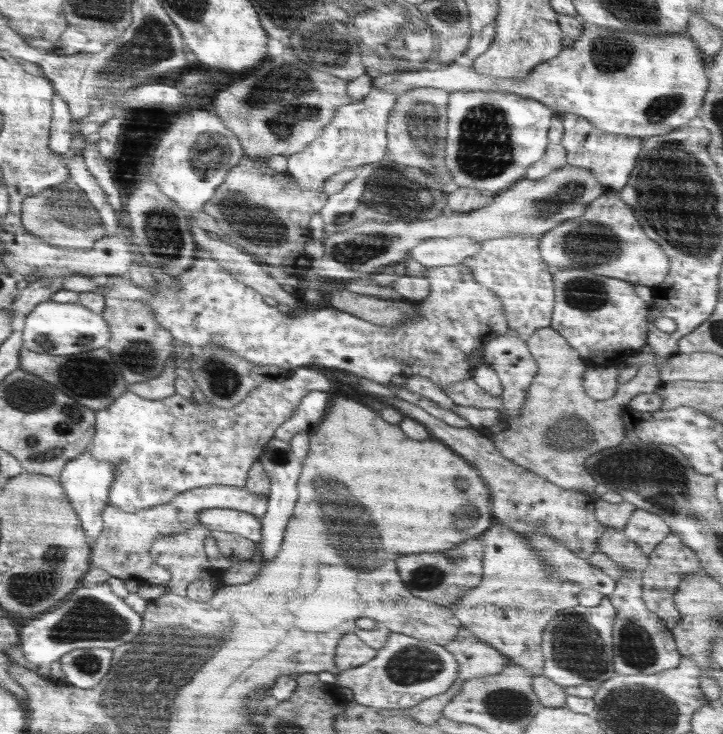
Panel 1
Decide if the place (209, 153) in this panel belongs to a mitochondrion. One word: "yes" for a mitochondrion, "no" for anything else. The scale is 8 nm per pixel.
yes

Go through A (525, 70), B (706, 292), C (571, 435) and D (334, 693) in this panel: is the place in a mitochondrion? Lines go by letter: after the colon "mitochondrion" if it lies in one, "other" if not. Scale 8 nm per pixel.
A: other
B: other
C: mitochondrion
D: other

